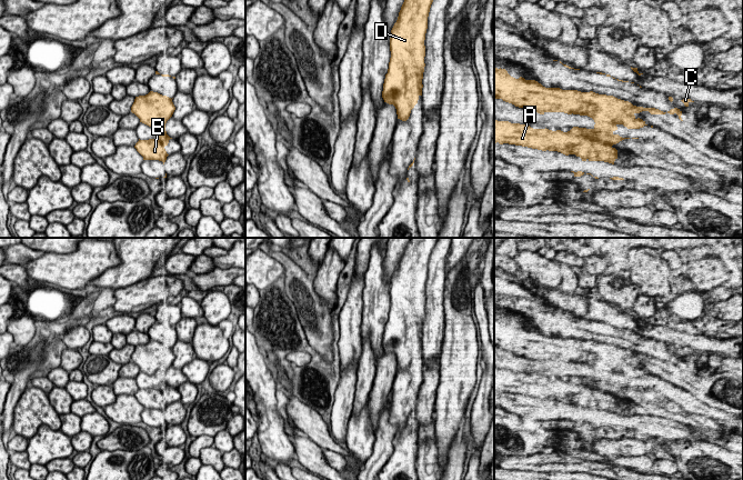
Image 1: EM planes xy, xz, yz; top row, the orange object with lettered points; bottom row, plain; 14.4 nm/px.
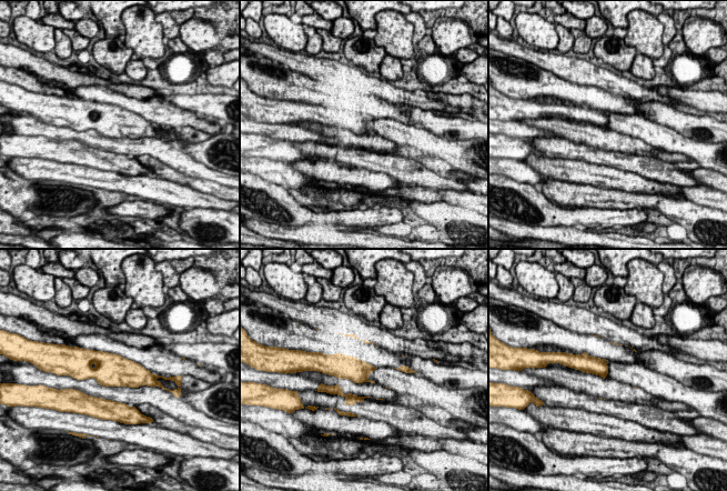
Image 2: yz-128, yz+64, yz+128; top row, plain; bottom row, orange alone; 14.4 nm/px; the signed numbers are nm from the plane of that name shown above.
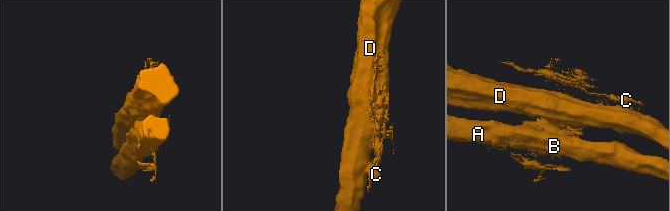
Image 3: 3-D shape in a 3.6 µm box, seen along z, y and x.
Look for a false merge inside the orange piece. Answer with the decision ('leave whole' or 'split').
split

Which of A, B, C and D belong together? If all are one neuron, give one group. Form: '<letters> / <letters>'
A B C / D

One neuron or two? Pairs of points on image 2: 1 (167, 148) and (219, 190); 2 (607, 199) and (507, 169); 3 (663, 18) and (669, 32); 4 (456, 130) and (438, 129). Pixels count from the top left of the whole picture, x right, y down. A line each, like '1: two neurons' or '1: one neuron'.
1: two neurons
2: two neurons
3: one neuron
4: one neuron

